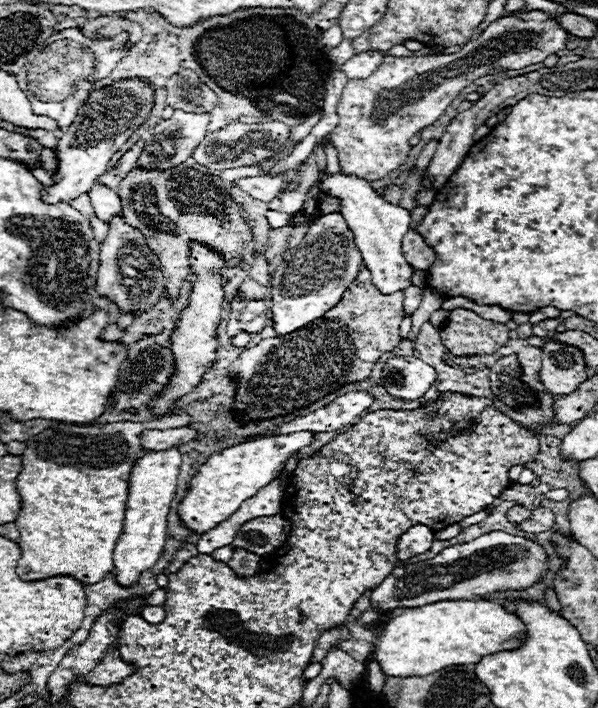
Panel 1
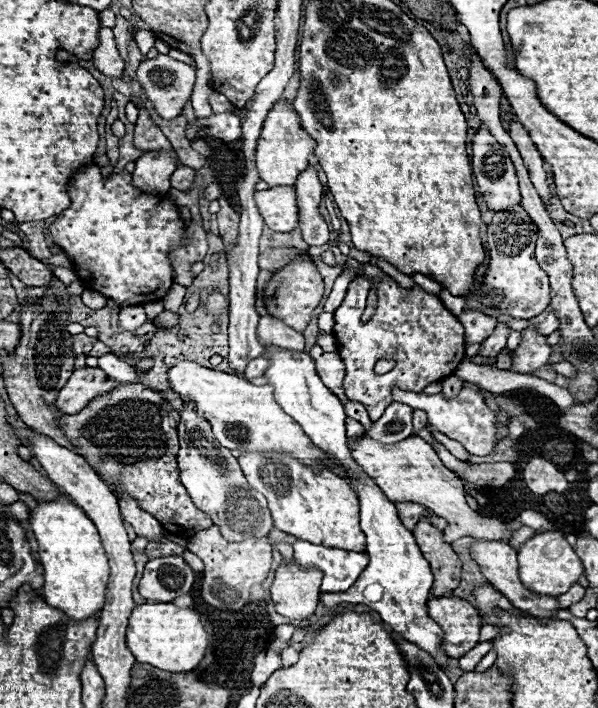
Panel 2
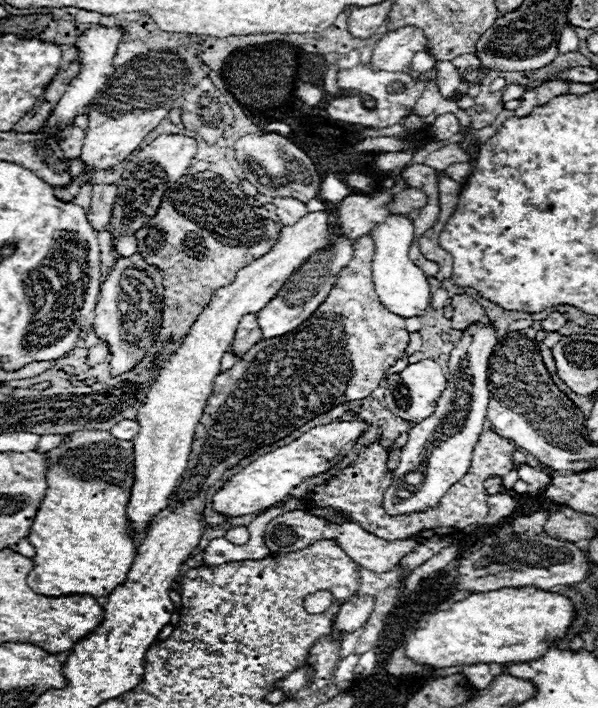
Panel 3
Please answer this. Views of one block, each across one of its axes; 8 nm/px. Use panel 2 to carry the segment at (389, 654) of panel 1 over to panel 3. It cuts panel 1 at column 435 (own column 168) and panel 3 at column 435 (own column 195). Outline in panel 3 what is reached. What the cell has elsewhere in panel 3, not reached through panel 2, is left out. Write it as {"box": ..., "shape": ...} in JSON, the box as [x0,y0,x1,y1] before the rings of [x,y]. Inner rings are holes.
{"box":[405,588,574,668],"shape":[[[502,588],[484,594],[470,594],[448,610],[426,616],[424,626],[413,626],[405,634],[406,658],[420,666],[450,668],[472,664],[508,664],[542,658],[552,640],[566,636],[574,618],[574,604],[562,594],[536,588]]]}

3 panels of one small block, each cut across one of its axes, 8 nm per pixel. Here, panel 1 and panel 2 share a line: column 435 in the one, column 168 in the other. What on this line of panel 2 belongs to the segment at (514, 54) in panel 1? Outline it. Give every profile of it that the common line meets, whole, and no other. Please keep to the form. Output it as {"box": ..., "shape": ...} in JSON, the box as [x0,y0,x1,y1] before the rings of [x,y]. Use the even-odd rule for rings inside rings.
{"box":[136,54,196,120],"shape":[[[160,54],[158,58],[144,60],[138,66],[136,76],[138,76],[138,82],[144,88],[146,98],[152,102],[156,112],[164,120],[176,120],[182,114],[182,108],[186,106],[186,102],[190,100],[192,86],[194,86],[194,80],[196,80],[196,68],[192,68],[192,66],[180,62],[180,60],[174,60],[174,58],[166,56],[166,54]]]}

